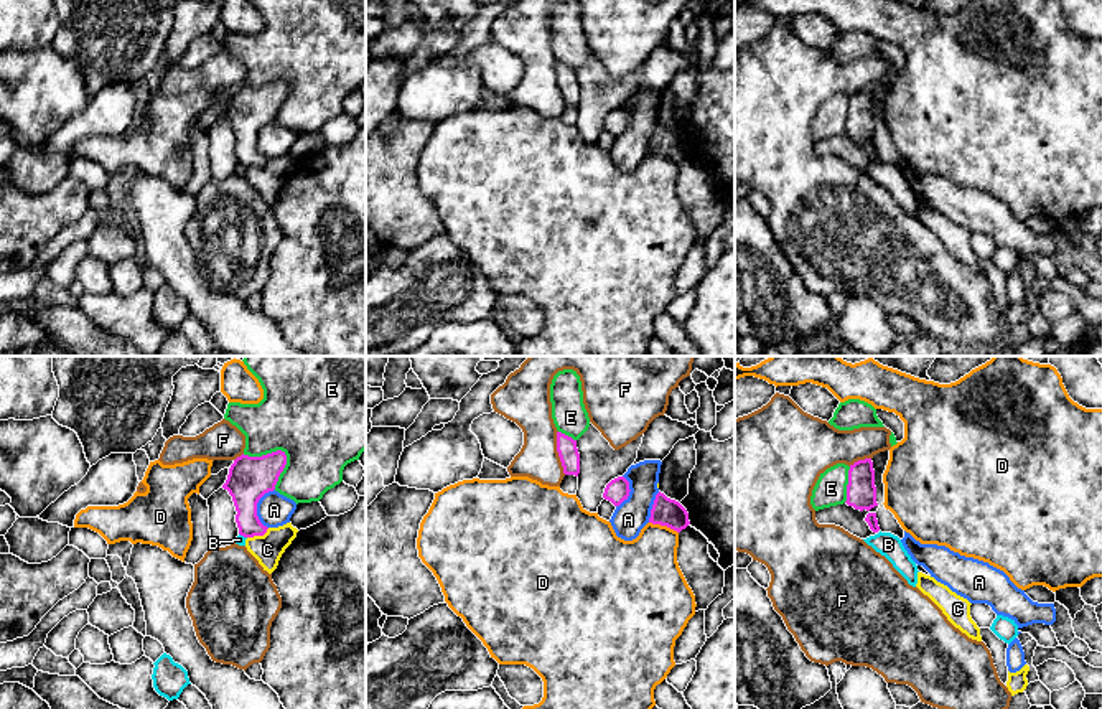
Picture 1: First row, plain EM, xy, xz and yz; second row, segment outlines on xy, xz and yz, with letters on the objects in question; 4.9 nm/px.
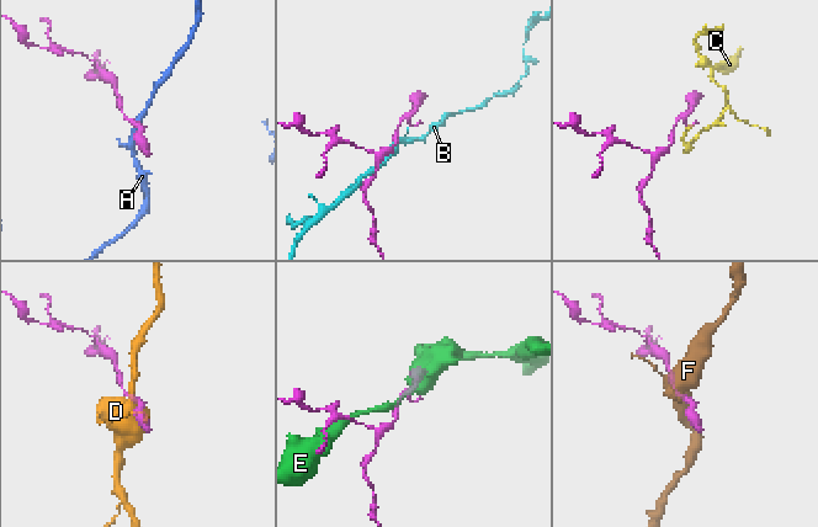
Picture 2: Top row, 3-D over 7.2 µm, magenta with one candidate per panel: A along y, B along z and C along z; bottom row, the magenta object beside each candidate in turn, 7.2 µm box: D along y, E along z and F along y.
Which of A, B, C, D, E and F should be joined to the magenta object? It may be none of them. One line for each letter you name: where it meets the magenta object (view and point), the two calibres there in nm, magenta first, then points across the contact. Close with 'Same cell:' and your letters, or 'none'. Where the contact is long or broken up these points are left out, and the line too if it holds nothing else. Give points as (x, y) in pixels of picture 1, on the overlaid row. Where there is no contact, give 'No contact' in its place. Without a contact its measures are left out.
Same cell: none

